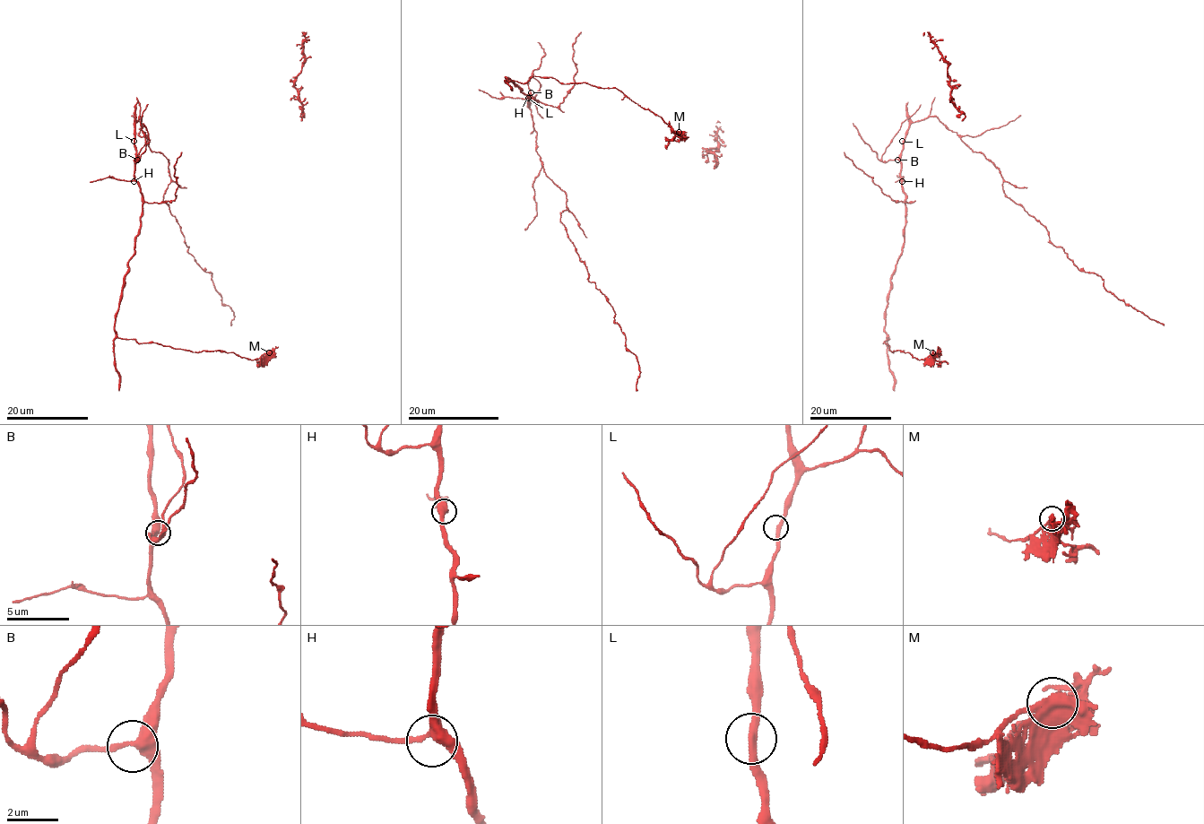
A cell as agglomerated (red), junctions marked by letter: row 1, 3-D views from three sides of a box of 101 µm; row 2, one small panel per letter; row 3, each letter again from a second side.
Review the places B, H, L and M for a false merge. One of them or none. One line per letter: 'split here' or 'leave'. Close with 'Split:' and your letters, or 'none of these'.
B: leave
H: leave
L: leave
M: split here
Split: M

